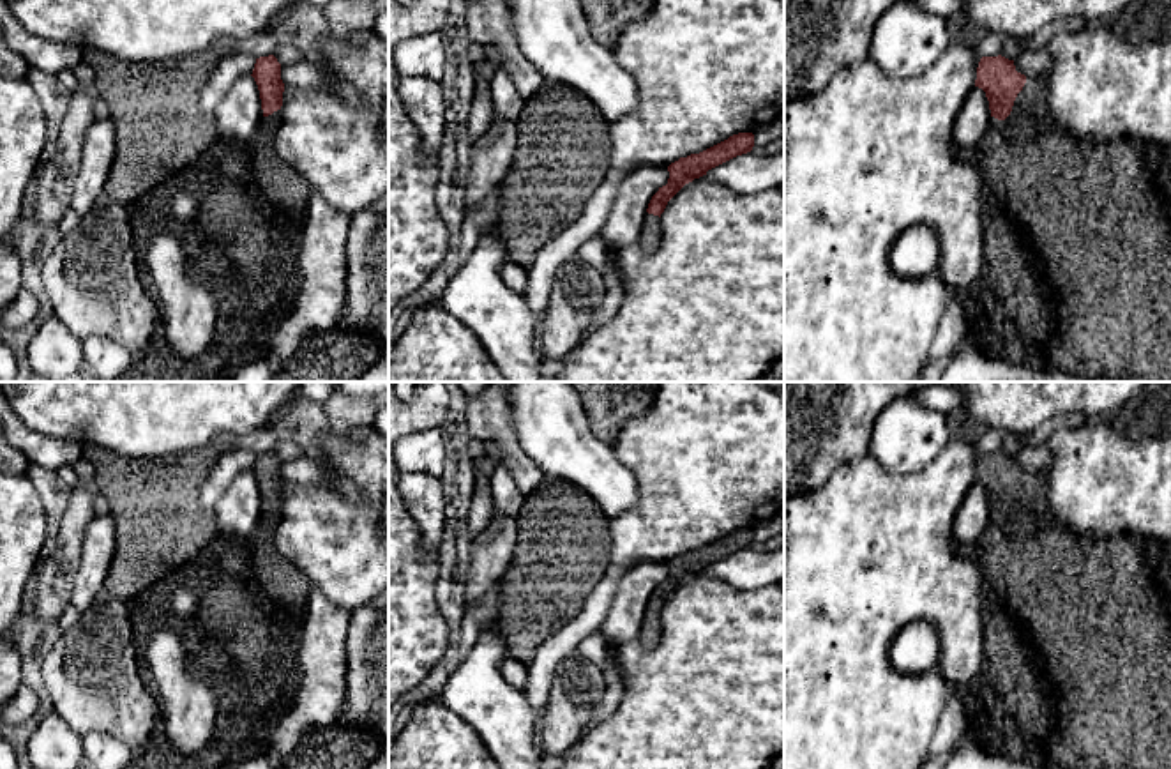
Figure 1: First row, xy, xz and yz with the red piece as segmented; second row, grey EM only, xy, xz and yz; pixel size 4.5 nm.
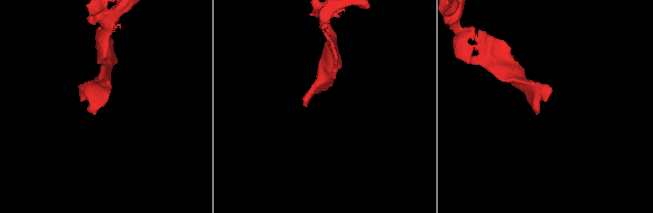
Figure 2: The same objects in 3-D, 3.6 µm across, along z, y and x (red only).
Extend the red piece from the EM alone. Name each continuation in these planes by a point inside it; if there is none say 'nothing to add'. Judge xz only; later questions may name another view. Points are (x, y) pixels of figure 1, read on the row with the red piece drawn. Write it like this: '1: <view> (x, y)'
1: xz (650, 234)

